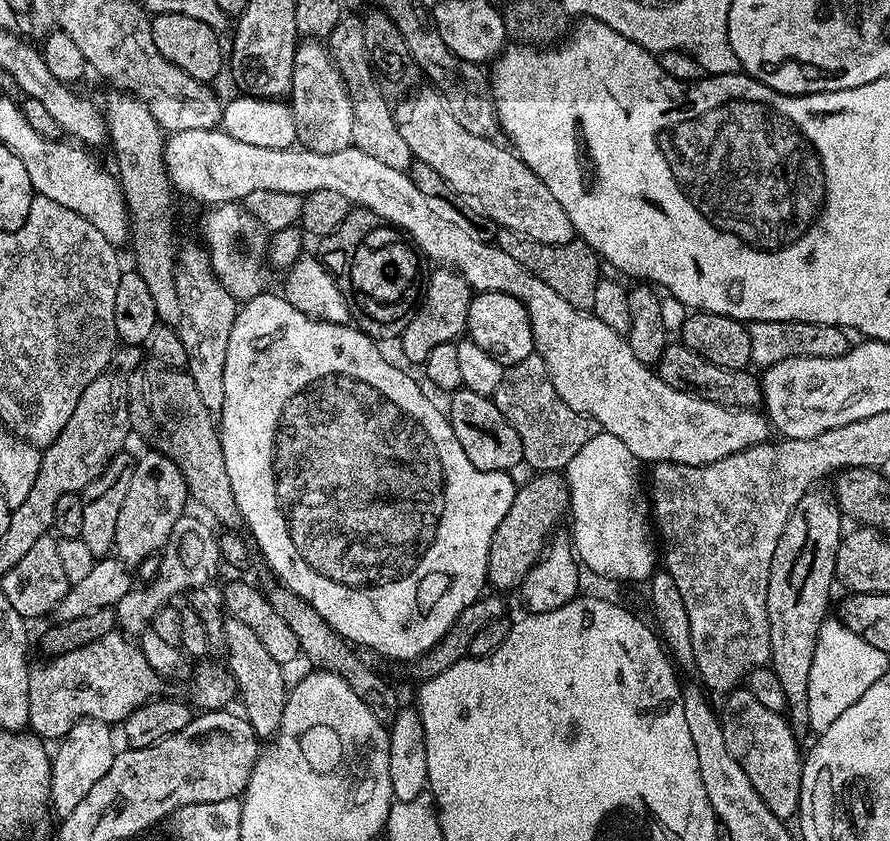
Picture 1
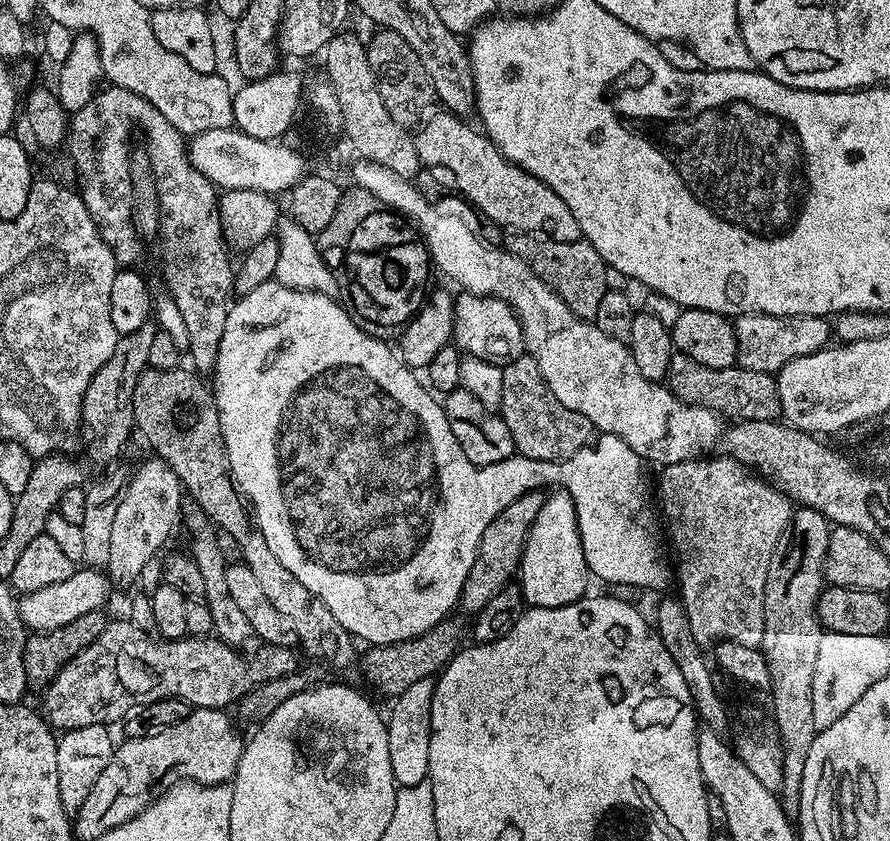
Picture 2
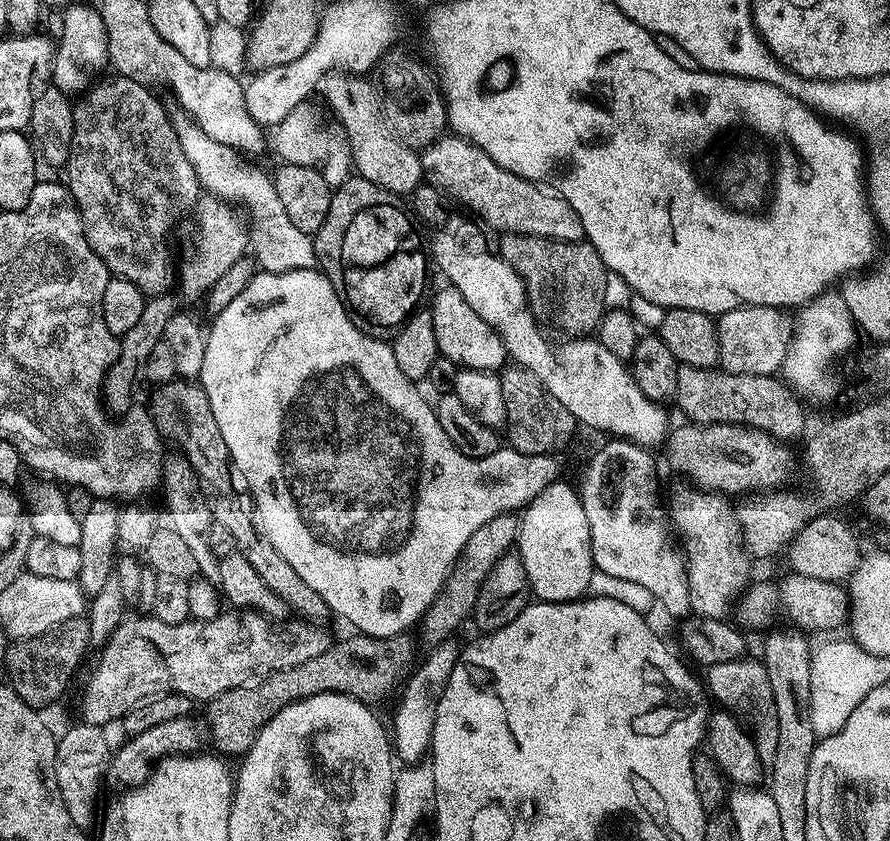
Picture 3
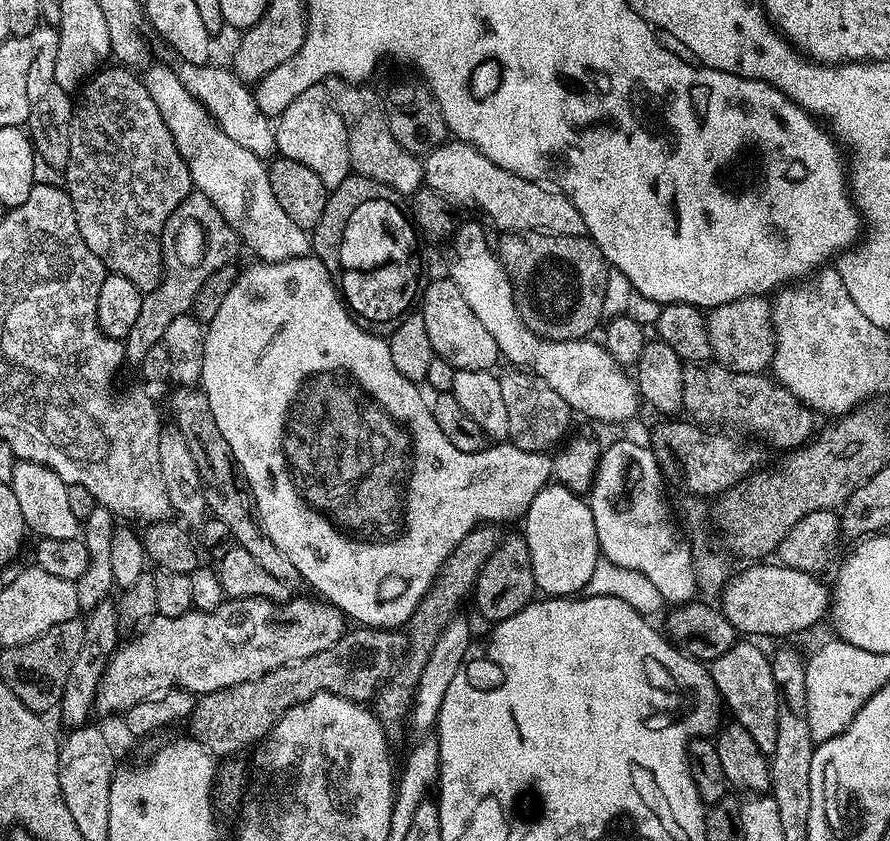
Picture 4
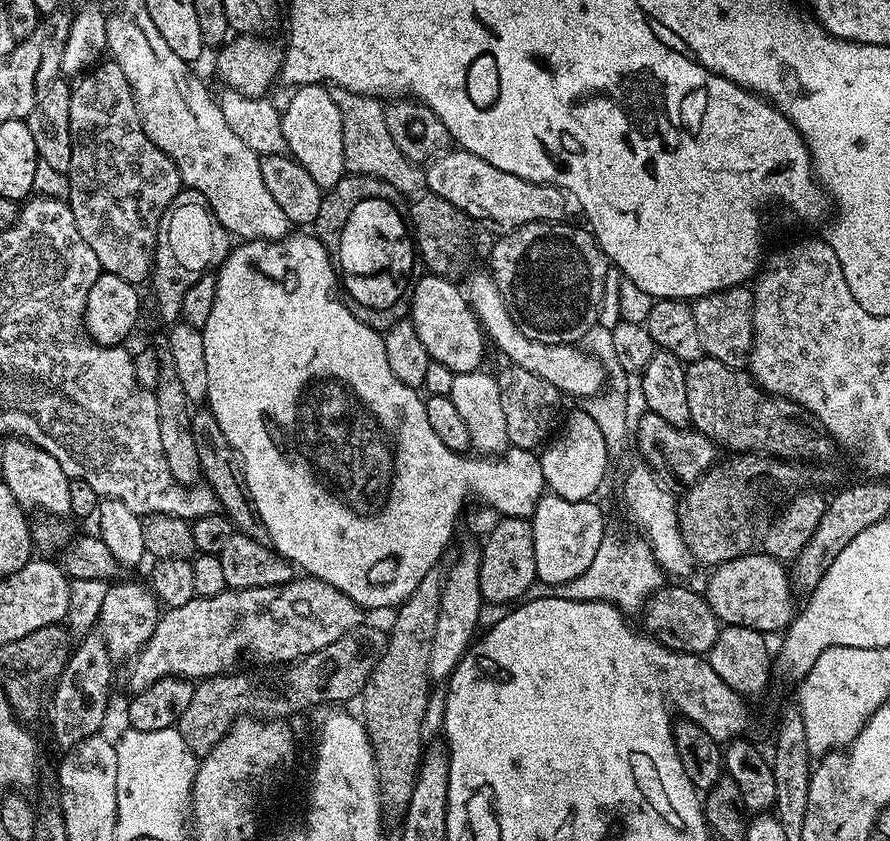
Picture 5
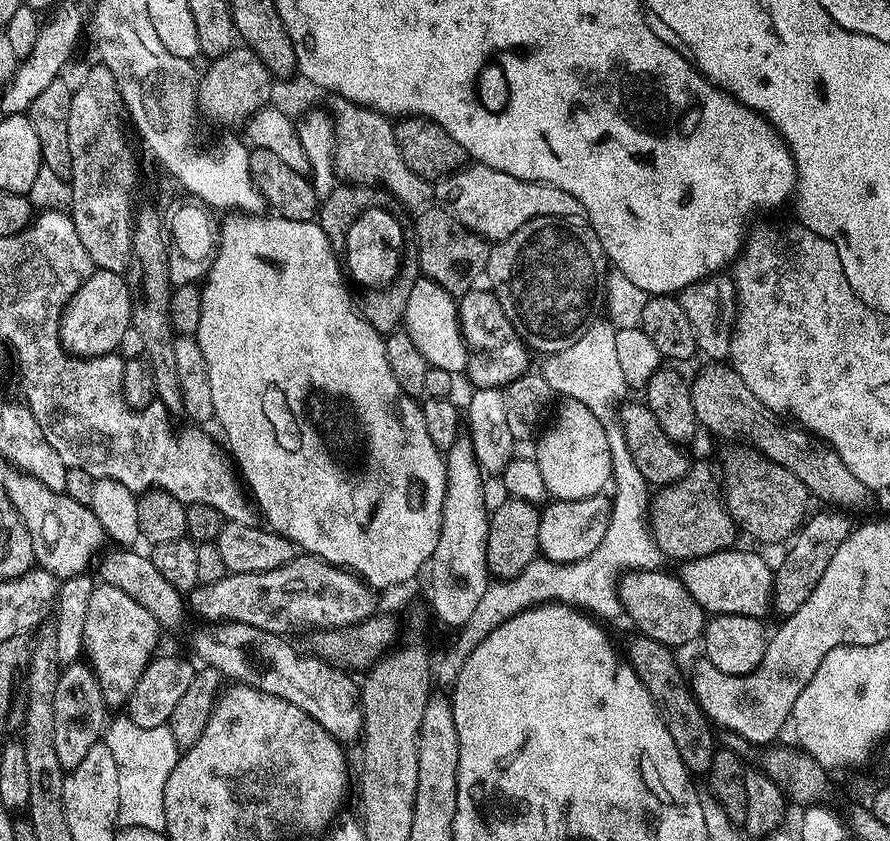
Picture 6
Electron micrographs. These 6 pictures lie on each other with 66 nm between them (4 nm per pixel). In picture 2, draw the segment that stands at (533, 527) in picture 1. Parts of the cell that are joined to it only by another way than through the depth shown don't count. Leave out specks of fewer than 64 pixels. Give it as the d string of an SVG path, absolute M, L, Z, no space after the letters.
M543 491L527 492L522 494L498 518L486 526L482 534L482 542L476 551L476 561L470 570L470 574L464 583L464 592L460 595L459 607L464 607L469 614L481 612L486 602L502 588L507 588L513 583L514 577L520 571L520 560L523 558L524 543L528 537L528 531L535 520L535 516L545 502L546 496Z

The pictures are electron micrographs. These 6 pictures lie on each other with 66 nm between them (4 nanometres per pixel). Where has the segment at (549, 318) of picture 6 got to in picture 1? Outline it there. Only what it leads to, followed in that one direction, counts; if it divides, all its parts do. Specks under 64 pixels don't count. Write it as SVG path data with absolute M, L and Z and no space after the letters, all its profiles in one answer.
M500 228L497 233L497 236L494 236L495 243L499 244L502 250L506 250L510 258L522 262L522 266L542 278L542 282L546 282L550 290L558 290L558 294L562 294L562 298L566 298L570 306L585 310L594 306L594 289L598 287L601 279L601 259L589 244L579 238L571 240L569 244L543 244L512 232L509 228Z

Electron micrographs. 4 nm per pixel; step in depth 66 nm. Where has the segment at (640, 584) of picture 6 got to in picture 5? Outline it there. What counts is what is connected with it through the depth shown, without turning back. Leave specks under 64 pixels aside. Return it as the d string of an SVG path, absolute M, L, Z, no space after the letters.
M661 587L649 599L643 609L645 631L663 644L669 652L690 652L694 656L709 653L720 634L720 619L710 610L708 601L699 591L691 592L688 588Z

